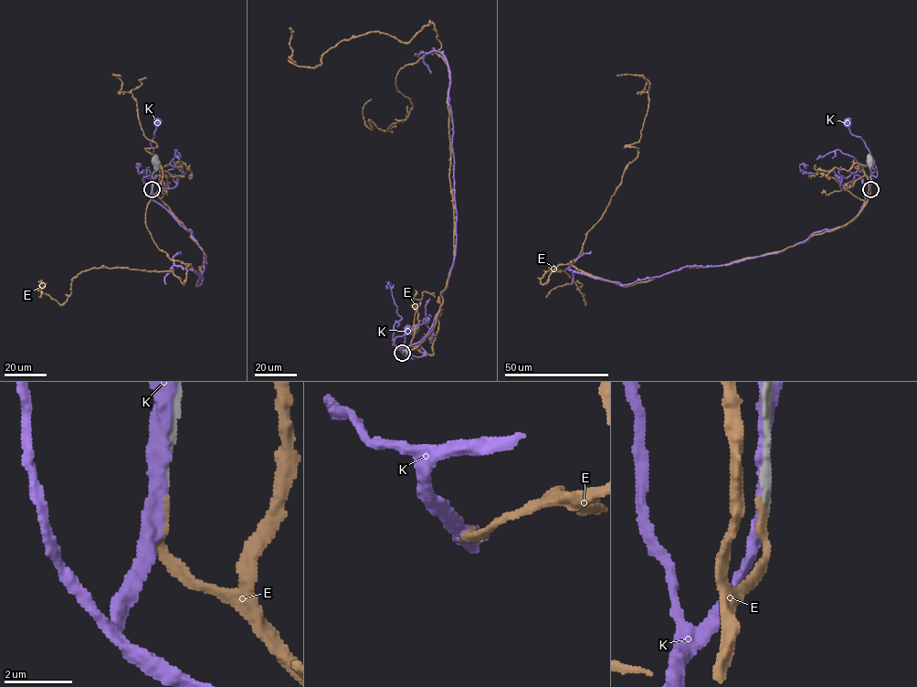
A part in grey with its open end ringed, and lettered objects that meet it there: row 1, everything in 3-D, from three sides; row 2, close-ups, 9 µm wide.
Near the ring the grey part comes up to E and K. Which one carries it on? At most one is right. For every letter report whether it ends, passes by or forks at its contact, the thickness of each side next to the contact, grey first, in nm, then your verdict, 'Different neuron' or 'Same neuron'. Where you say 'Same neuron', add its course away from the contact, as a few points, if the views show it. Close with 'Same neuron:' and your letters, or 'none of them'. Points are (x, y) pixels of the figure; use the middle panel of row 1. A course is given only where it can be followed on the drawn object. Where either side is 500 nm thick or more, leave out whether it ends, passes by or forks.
E: It ends there. Thickness 220 nm (grey) against 240 nm. Same neuron. Its course: (403, 353), (453, 262), (448, 68), (398, 71), (413, 107), (387, 131), (371, 99)
K: It passes by. Thickness 220 nm (grey) against 360 nm. Different neuron
Same neuron: E

